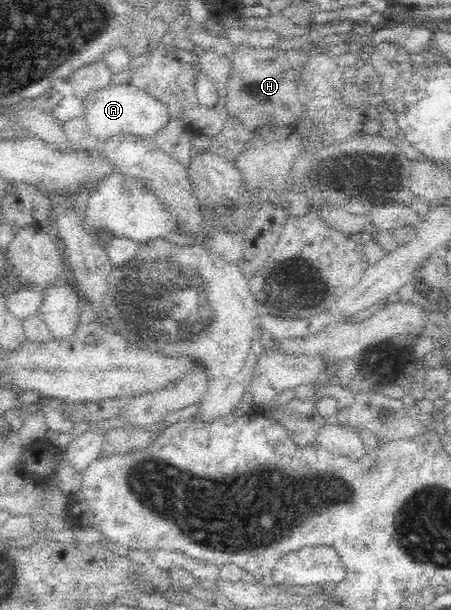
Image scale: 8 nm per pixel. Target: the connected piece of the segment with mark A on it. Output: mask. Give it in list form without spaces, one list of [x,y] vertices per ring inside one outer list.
[[[126,83],[108,85],[96,93],[90,93],[88,97],[82,99],[82,107],[84,107],[84,119],[88,123],[90,133],[102,139],[114,133],[136,133],[142,137],[150,135],[150,139],[154,139],[156,131],[172,118],[164,103]]]

